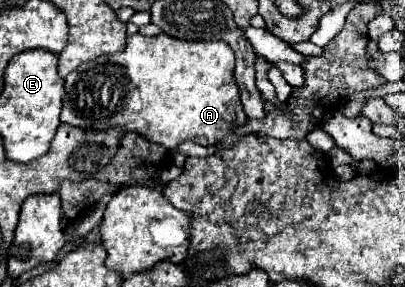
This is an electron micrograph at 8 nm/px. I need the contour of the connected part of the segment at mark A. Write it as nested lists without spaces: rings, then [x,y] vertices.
[[[135,33],[133,37],[127,37],[125,51],[101,55],[79,65],[65,77],[65,89],[65,109],[61,111],[63,123],[93,129],[125,125],[125,129],[141,133],[167,149],[175,149],[187,139],[205,147],[217,145],[221,139],[235,135],[235,129],[247,121],[239,85],[235,81],[235,53],[225,41],[185,41],[165,33],[155,37]]]

